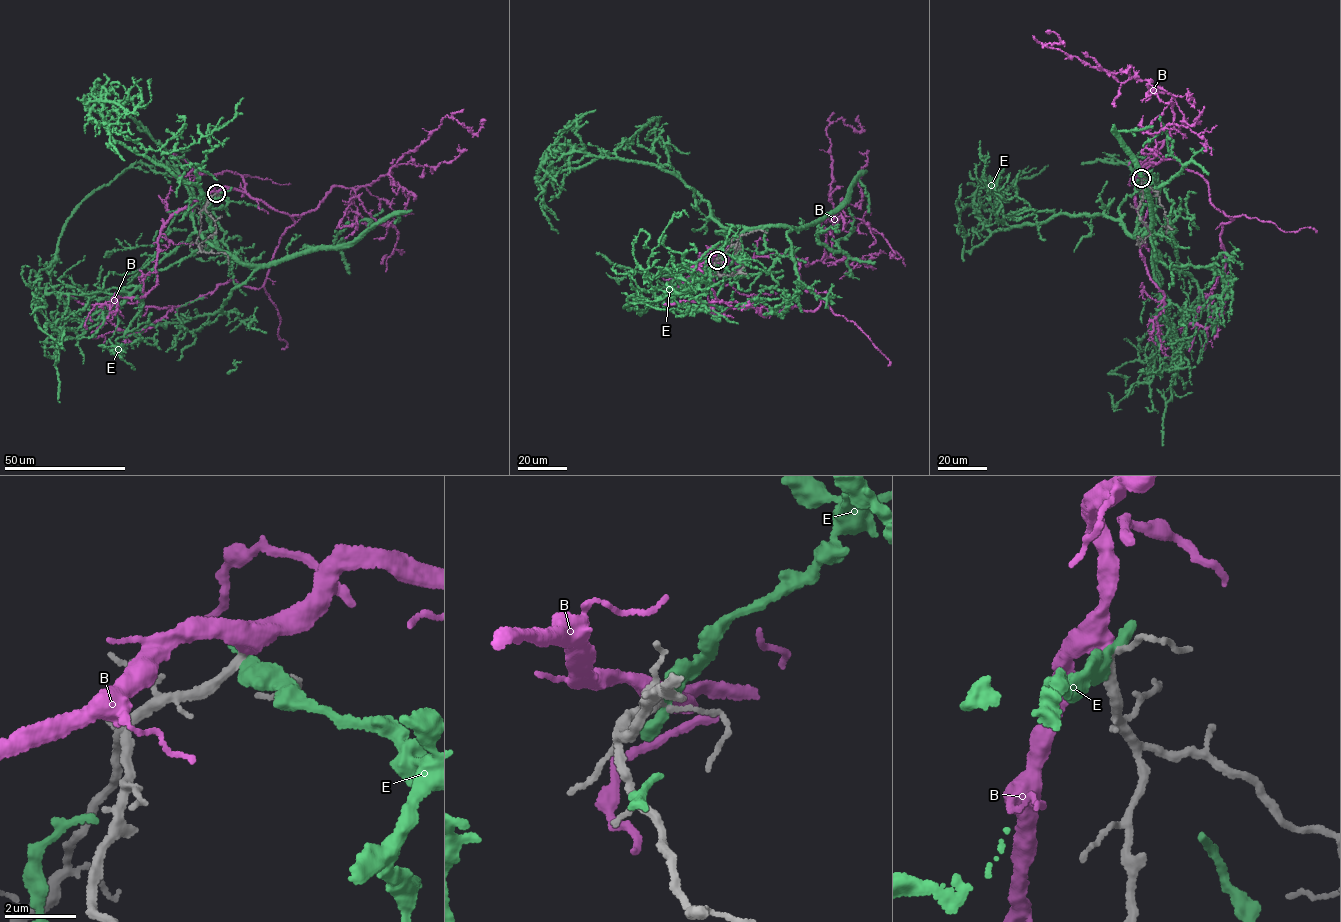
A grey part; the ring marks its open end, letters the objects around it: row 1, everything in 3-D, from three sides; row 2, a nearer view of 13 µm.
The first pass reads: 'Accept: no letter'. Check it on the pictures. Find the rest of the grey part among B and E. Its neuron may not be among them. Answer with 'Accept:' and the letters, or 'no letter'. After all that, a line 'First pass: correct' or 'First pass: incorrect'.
Accept: B
First pass: incorrect

